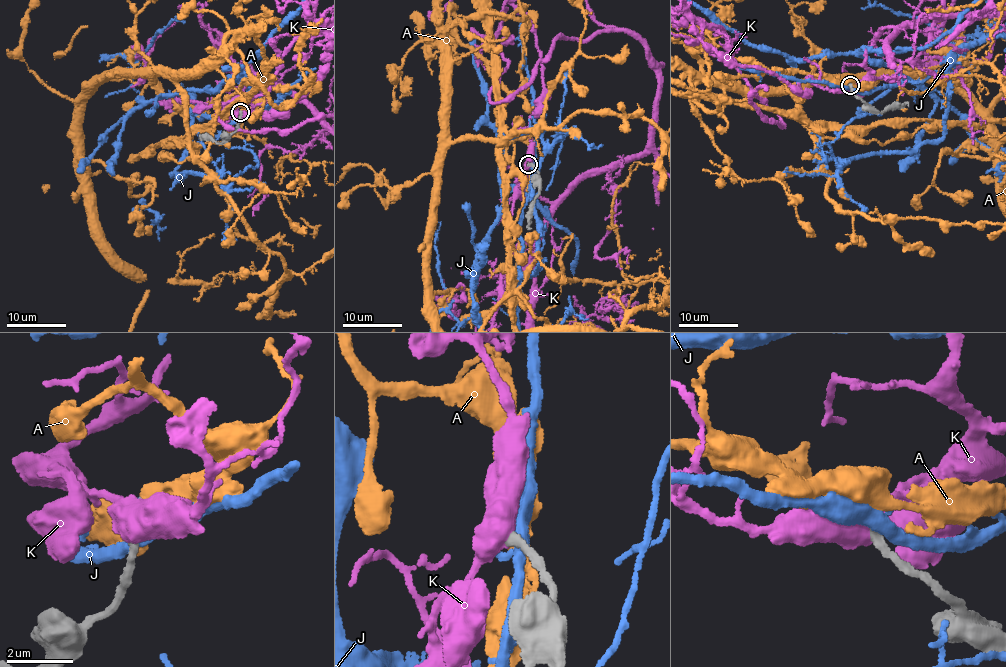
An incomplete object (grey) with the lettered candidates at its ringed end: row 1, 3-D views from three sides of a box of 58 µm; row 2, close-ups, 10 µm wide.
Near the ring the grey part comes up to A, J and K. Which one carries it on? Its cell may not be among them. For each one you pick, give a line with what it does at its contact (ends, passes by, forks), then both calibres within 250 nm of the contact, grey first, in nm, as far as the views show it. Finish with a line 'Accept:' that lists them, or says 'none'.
A: it passes by; calibres 320 and 550 nm
Accept: A

